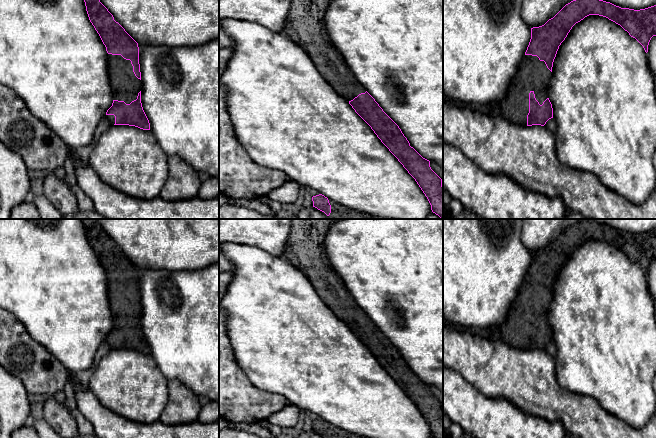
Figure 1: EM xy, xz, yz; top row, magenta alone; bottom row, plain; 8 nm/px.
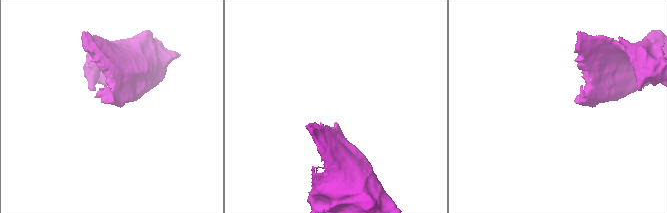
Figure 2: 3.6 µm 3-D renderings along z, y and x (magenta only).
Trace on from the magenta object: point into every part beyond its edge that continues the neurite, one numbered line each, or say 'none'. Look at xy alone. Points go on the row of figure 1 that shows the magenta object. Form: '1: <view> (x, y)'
1: xy (125, 85)

